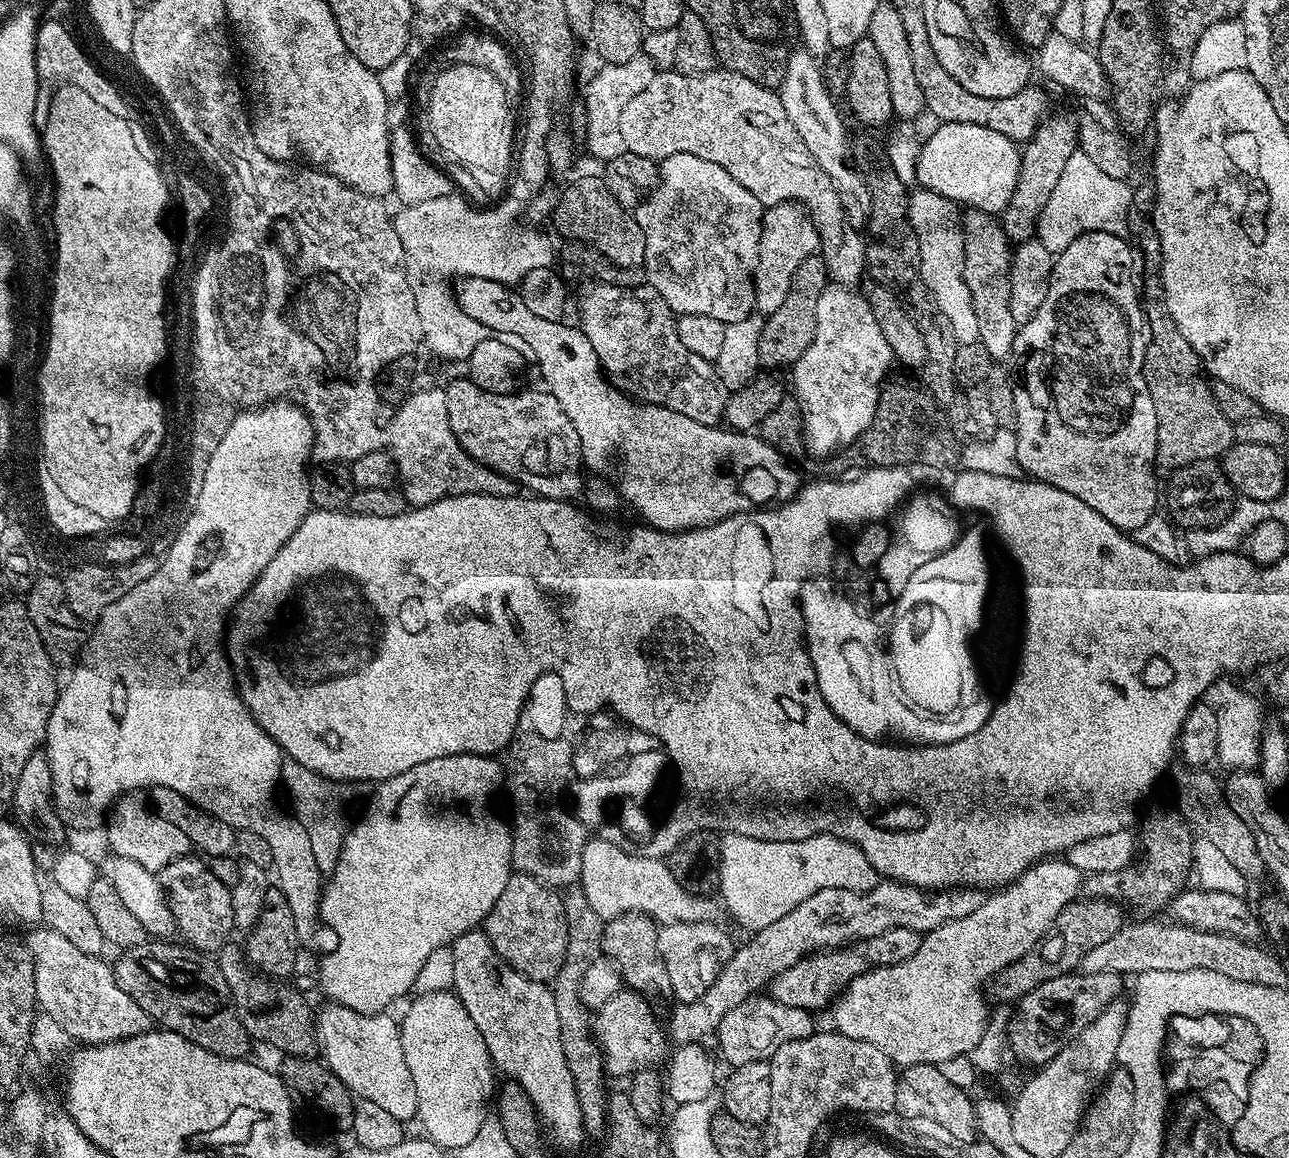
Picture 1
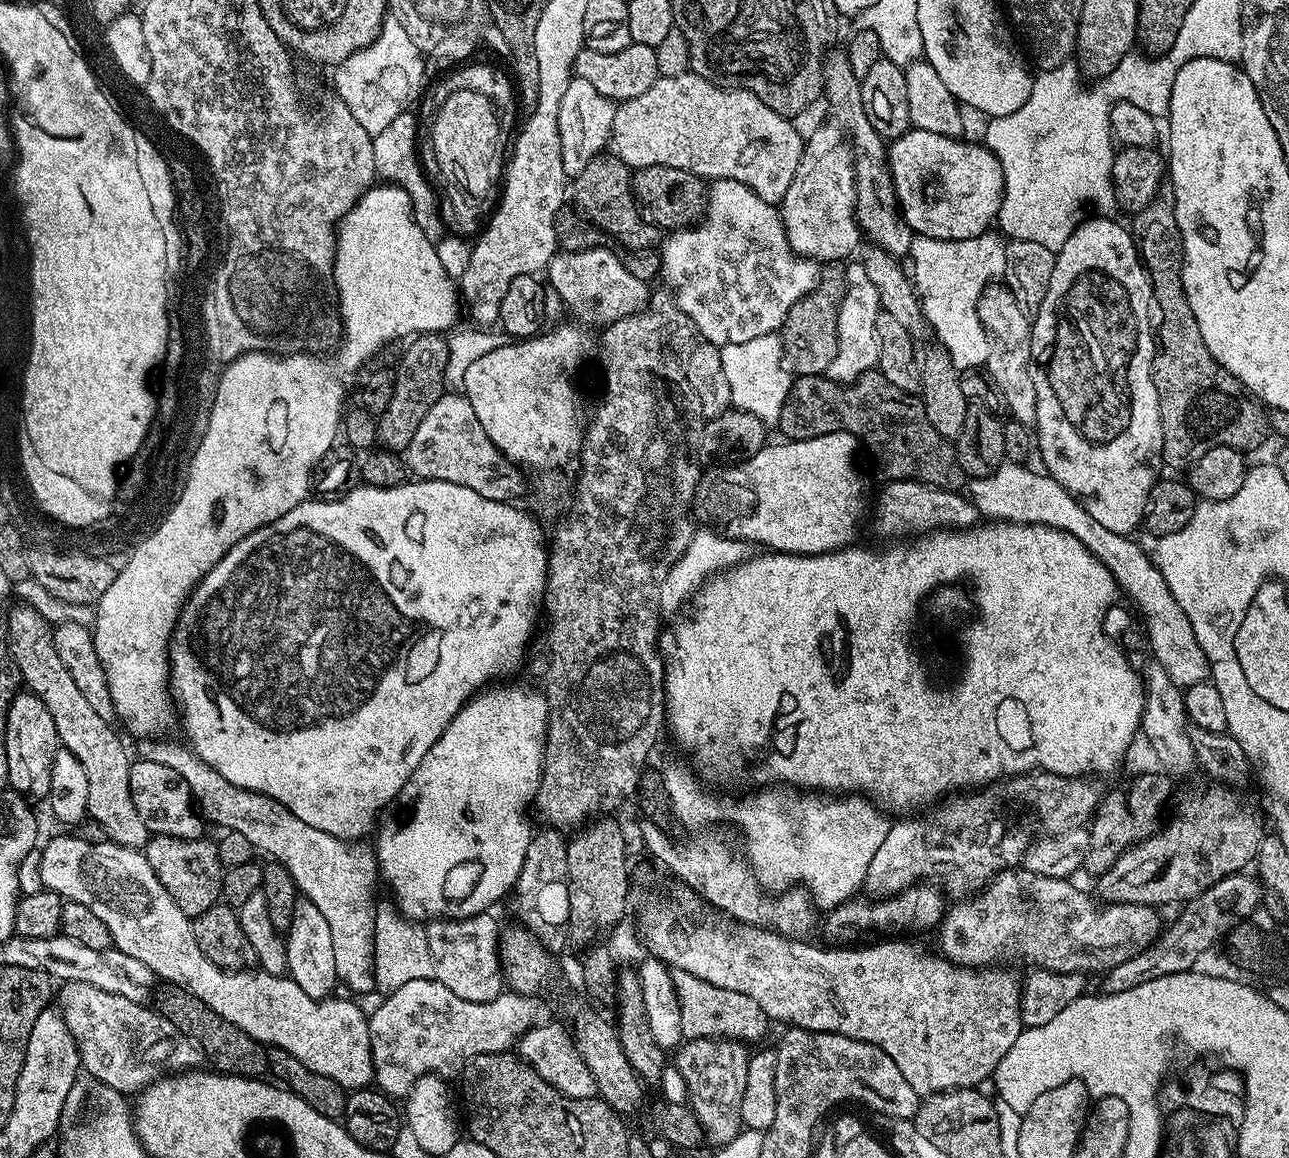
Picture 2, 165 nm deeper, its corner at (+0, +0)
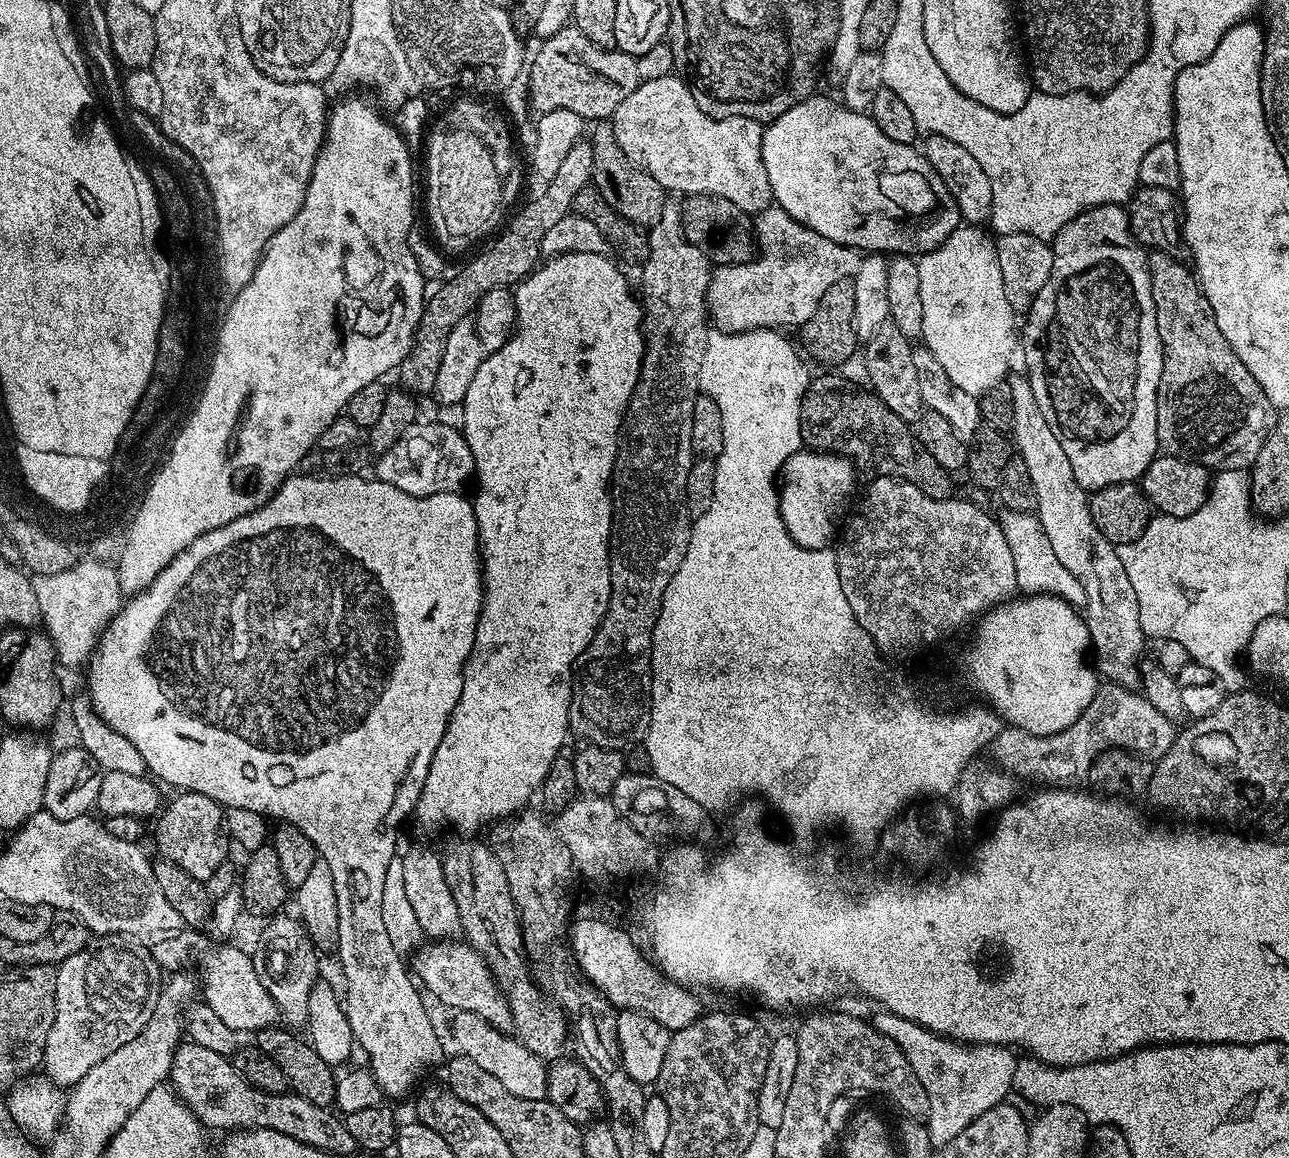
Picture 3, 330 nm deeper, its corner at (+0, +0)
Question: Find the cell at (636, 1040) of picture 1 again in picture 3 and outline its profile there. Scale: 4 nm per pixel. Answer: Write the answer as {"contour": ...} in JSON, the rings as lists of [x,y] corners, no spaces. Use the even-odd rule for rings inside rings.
{"contour":[[[456,1012],[452,1020],[452,1040],[456,1043],[455,1051],[459,1055],[471,1058],[475,1064],[482,1066],[486,1074],[494,1074],[510,1094],[517,1098],[542,1100],[548,1095],[548,1068],[545,1061],[536,1056],[515,1035],[487,1024],[478,1014]]]}

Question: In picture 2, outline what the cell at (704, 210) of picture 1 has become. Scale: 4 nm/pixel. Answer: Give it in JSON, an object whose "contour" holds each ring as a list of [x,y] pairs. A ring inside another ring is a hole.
{"contour":[[[733,180],[711,181],[710,187],[706,192],[703,216],[700,217],[697,223],[691,226],[669,231],[667,236],[668,241],[665,244],[663,241],[658,248],[660,276],[662,280],[668,283],[665,284],[667,291],[671,292],[672,297],[676,299],[676,305],[682,310],[682,314],[686,314],[686,318],[692,323],[692,327],[709,344],[723,346],[725,344],[737,344],[738,342],[750,342],[750,338],[762,338],[771,332],[779,333],[780,327],[784,324],[786,314],[790,314],[790,306],[794,306],[794,302],[798,302],[810,290],[814,290],[816,280],[820,276],[821,265],[817,261],[807,260],[806,257],[799,256],[790,246],[786,238],[784,223],[780,217],[779,207],[766,202],[762,198],[758,198],[758,194],[754,194],[754,190],[750,190],[742,182],[734,182]]]}

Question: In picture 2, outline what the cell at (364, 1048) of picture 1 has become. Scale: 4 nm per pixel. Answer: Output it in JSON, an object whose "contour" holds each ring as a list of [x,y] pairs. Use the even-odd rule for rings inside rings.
{"contour":[[[56,836],[44,848],[40,856],[40,873],[38,879],[49,892],[56,892],[65,901],[80,905],[89,912],[106,931],[111,943],[122,954],[130,954],[130,958],[139,958],[146,962],[150,970],[161,981],[173,980],[177,989],[189,992],[198,997],[210,1010],[222,1014],[226,1022],[234,1022],[250,1038],[254,1038],[265,1046],[281,1048],[286,1054],[294,1054],[302,1066],[310,1066],[310,1070],[318,1070],[318,1074],[326,1074],[326,1078],[334,1078],[345,1090],[367,1089],[373,1083],[369,1017],[352,1000],[336,1000],[325,998],[315,1000],[295,984],[287,975],[271,976],[269,972],[255,970],[229,970],[220,968],[202,950],[198,950],[198,942],[194,942],[192,920],[170,898],[166,886],[158,882],[158,874],[150,866],[143,851],[135,848],[123,848],[120,844],[103,842],[95,844],[92,840],[79,840],[76,836]]]}

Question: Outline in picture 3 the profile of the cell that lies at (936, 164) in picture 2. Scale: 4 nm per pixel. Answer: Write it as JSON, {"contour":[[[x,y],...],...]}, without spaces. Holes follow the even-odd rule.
{"contour":[[[813,94],[802,102],[790,106],[786,114],[782,114],[777,120],[771,121],[764,128],[762,138],[762,162],[766,166],[766,178],[770,182],[772,199],[775,207],[786,210],[790,218],[802,222],[810,230],[822,234],[822,238],[830,238],[830,242],[844,244],[847,248],[855,248],[861,254],[903,254],[913,258],[919,257],[926,252],[932,252],[950,238],[950,234],[961,227],[960,211],[946,186],[946,182],[934,170],[932,163],[925,158],[919,147],[902,142],[894,142],[894,138],[886,138],[882,130],[873,122],[871,115],[855,112],[844,107],[839,99],[831,100],[828,96]]]}

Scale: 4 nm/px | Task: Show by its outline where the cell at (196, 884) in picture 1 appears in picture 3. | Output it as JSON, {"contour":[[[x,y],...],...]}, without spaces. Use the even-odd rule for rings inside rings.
{"contour":[[[181,791],[172,801],[165,803],[155,817],[156,848],[165,860],[182,866],[186,874],[205,881],[226,863],[224,856],[228,852],[229,841],[226,839],[226,812],[214,798],[197,792]]]}

